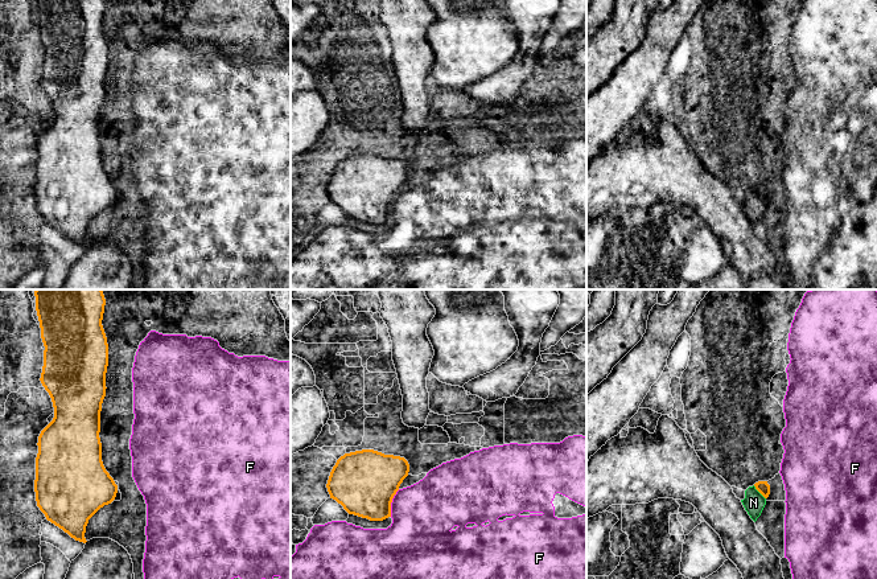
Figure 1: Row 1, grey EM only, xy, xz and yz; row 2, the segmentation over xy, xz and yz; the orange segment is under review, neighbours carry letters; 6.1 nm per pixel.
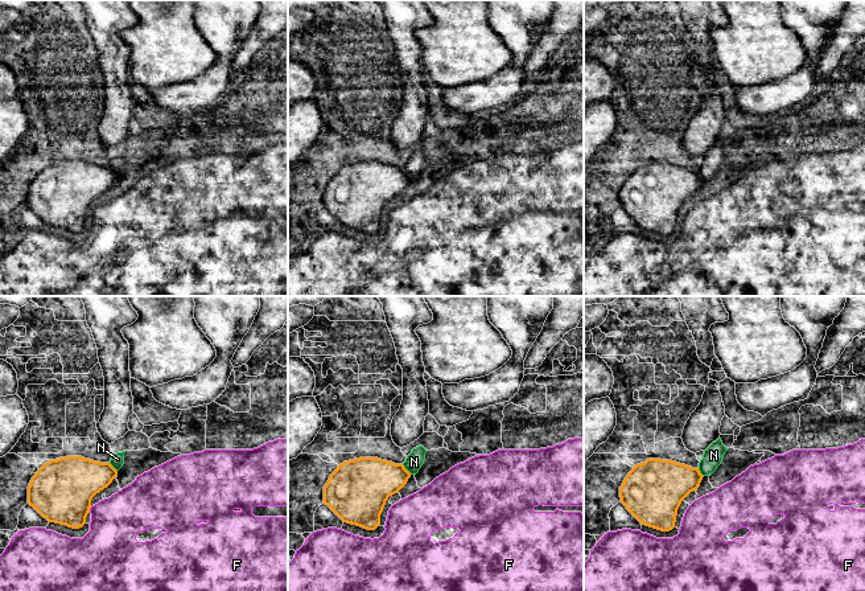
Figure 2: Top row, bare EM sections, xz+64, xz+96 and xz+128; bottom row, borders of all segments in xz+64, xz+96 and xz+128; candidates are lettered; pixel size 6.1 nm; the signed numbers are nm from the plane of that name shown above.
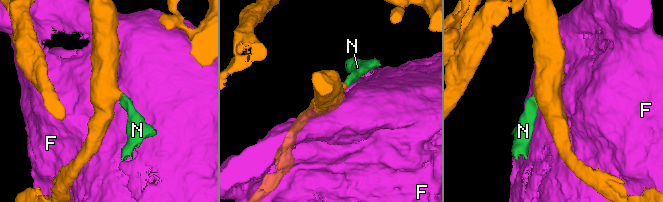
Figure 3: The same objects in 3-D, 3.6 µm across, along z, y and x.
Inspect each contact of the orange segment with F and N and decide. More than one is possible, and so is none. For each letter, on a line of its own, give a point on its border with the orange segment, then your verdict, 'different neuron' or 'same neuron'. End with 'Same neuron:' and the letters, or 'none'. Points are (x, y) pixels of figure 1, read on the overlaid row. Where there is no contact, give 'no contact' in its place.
F: meets orange in xz at (391, 501); different neuron
N: meets orange in yz at (758, 491); different neuron
Same neuron: none

